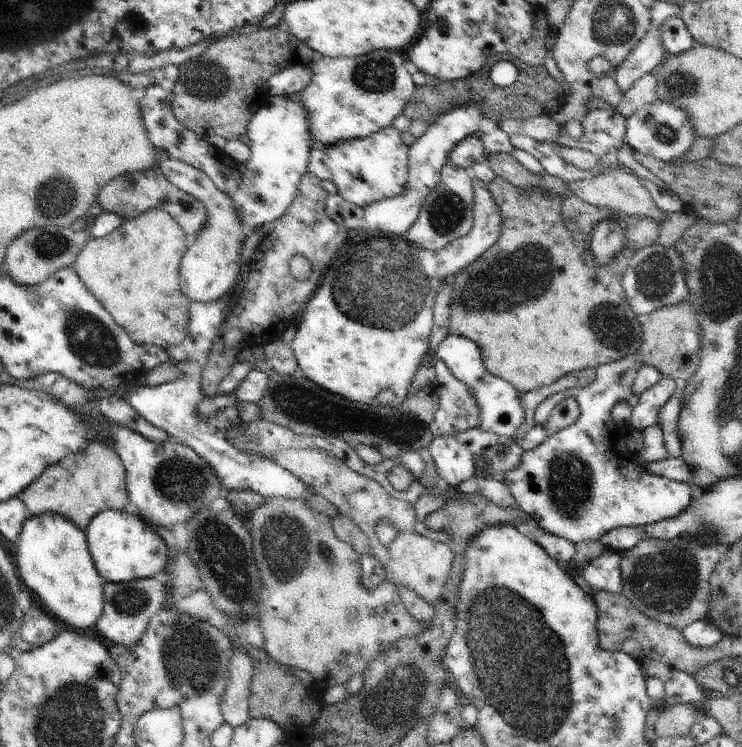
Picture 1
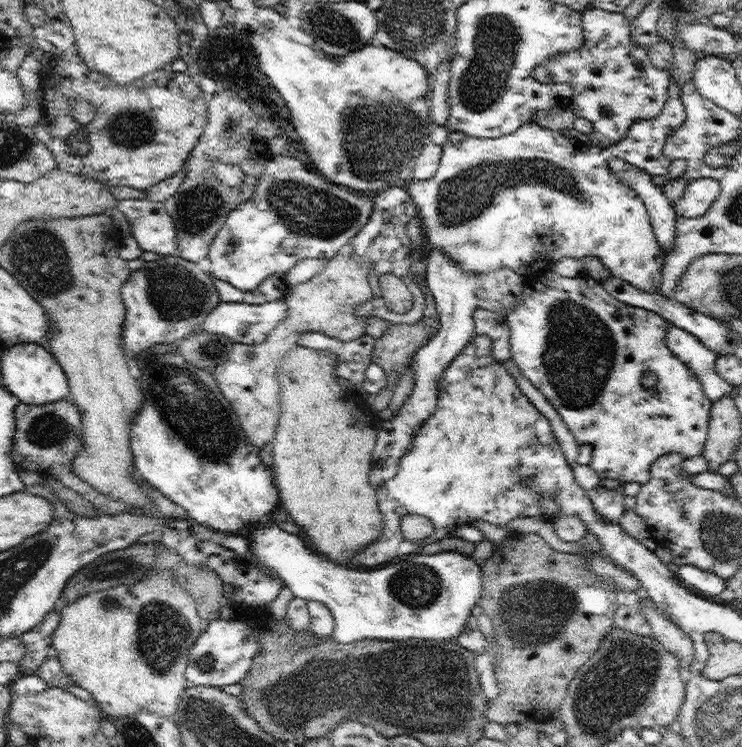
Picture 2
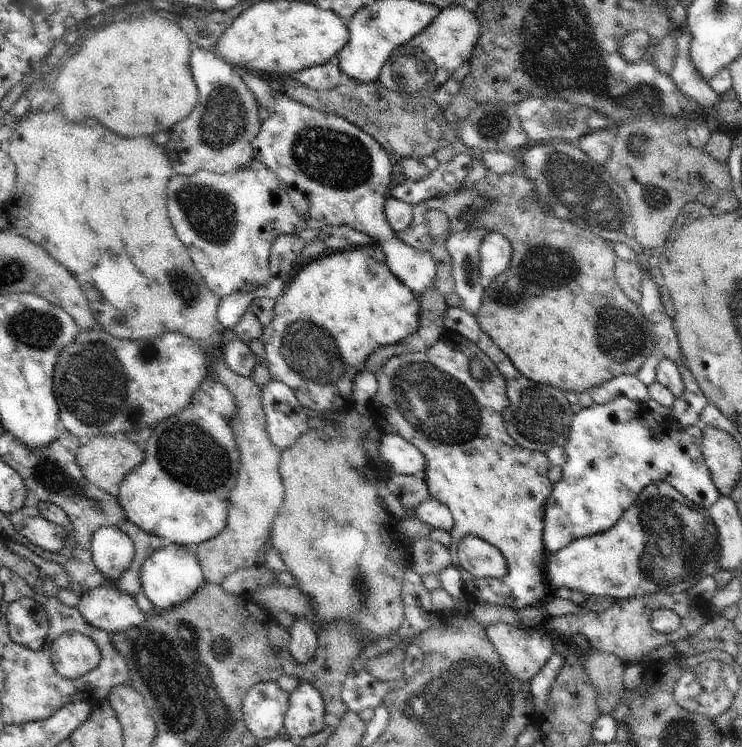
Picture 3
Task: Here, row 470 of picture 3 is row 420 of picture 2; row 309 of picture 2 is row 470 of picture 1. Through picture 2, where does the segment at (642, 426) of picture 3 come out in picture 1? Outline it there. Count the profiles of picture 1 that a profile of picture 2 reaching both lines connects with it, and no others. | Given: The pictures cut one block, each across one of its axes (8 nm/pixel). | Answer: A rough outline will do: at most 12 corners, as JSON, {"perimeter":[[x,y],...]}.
{"perimeter":[[638,354],[546,398],[574,424],[502,479],[546,533],[574,545],[681,514],[689,483],[630,452]]}

